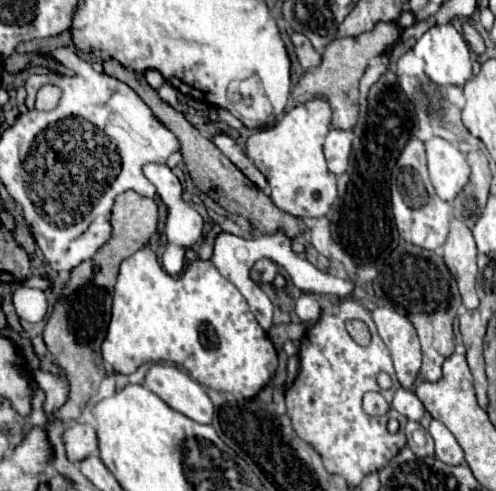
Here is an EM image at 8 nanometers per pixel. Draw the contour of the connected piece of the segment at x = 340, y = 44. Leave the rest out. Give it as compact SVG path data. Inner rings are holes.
M379 23L371 31L361 33L357 37L337 37L335 41L331 41L331 45L327 45L323 53L323 63L317 69L307 71L299 79L297 87L293 89L293 99L299 103L305 103L305 101L321 97L333 109L335 129L353 129L357 121L357 111L359 111L357 85L361 75L365 73L369 59L385 53L387 47L391 47L399 37L401 37L401 29L395 23Z

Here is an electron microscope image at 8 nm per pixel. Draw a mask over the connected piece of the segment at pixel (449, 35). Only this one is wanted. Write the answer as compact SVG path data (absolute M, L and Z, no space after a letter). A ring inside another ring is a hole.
M451 23L433 25L429 31L425 31L421 35L421 39L415 43L413 53L423 57L423 61L425 61L425 73L437 85L463 85L465 81L469 81L473 77L469 45L463 39L463 35Z

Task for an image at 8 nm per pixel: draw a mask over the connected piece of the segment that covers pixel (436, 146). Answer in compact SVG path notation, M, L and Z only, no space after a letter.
M431 137L425 141L429 179L437 195L445 201L457 197L457 193L469 181L469 165L465 155L441 137Z

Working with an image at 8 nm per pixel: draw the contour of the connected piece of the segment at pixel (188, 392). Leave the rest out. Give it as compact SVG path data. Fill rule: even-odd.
M155 363L145 377L145 387L159 395L171 409L187 415L189 419L197 423L211 423L213 403L205 389L175 365Z

